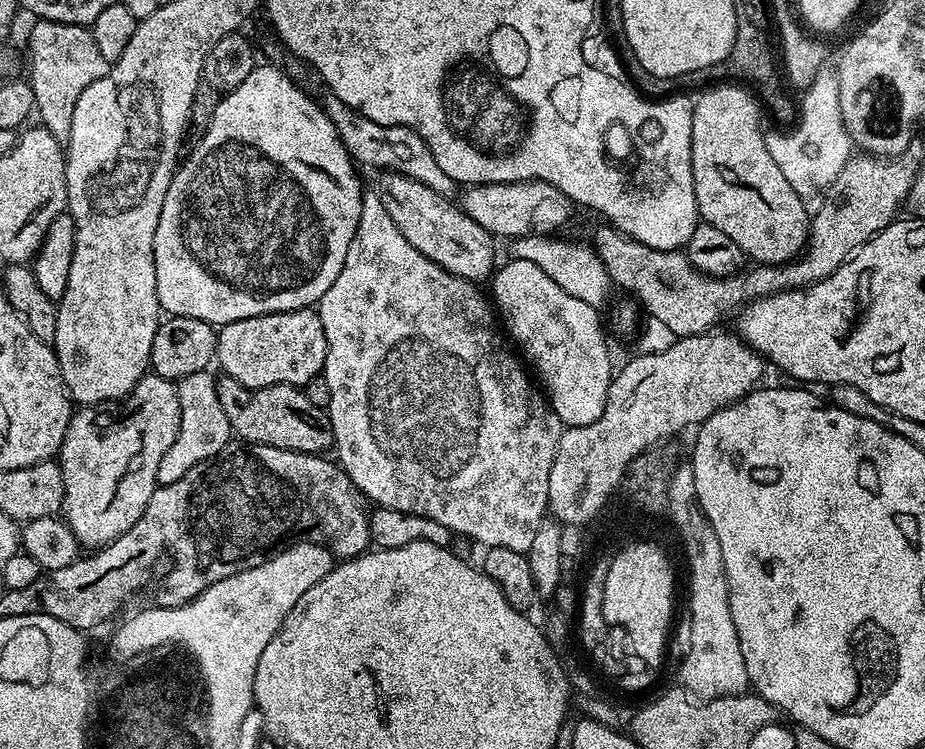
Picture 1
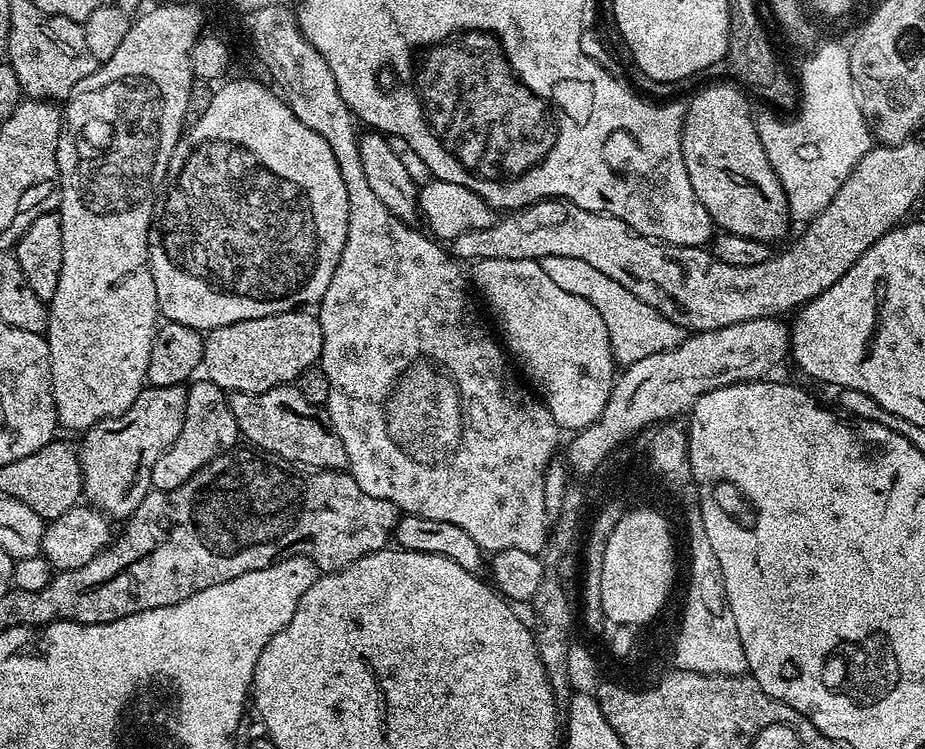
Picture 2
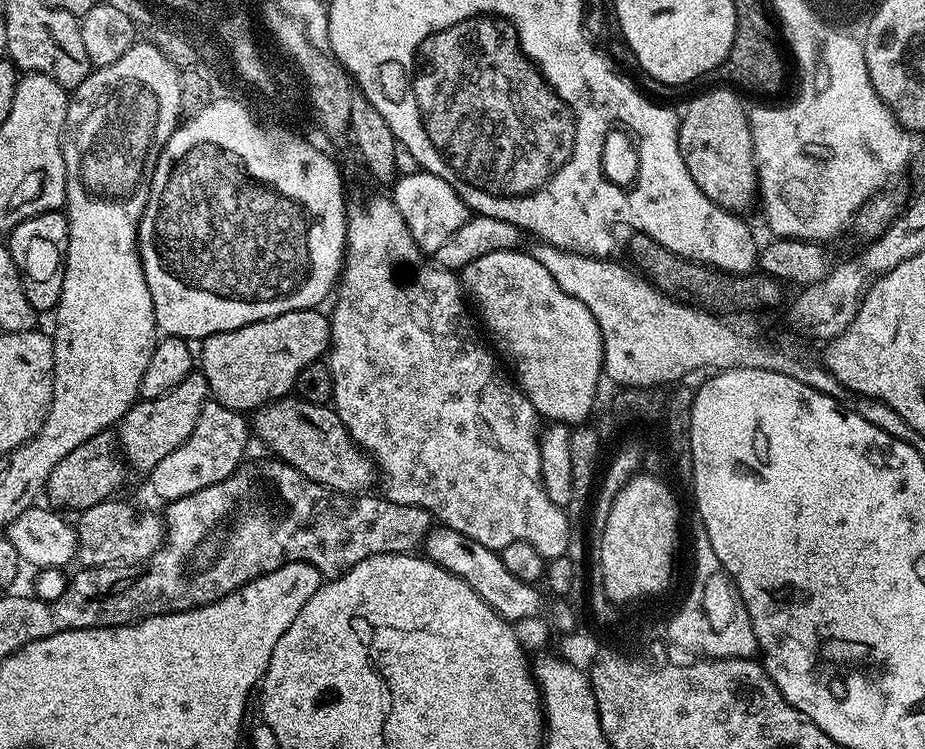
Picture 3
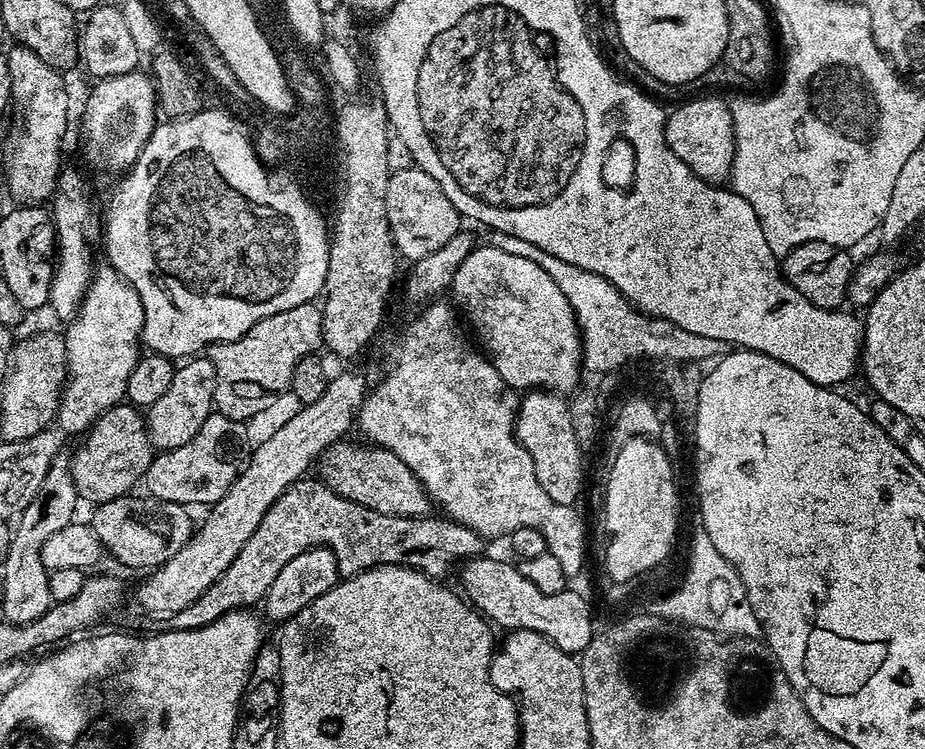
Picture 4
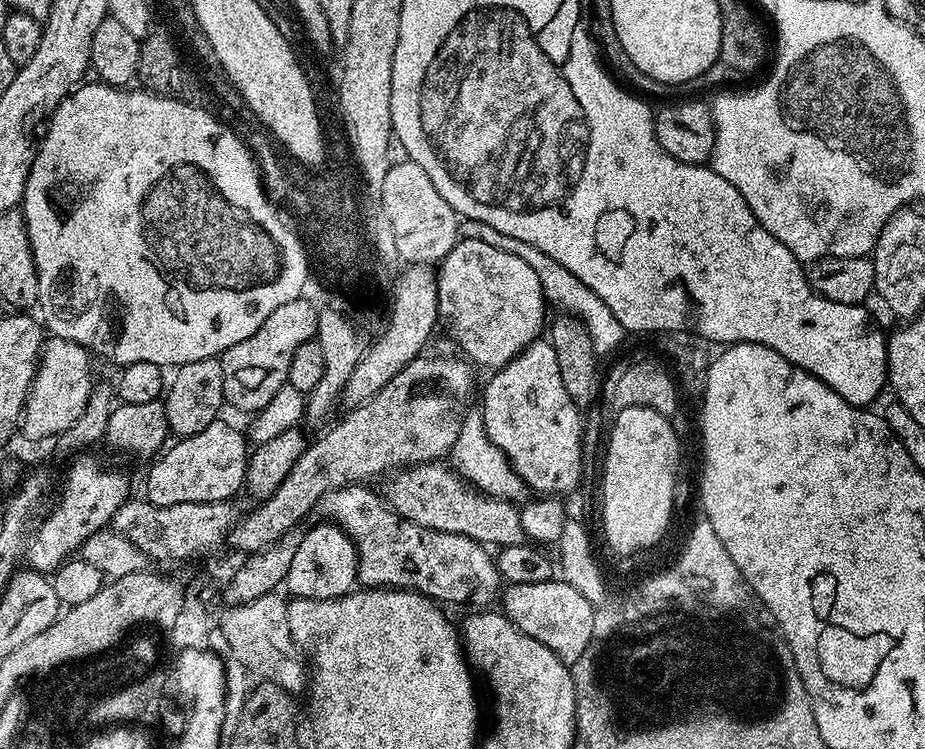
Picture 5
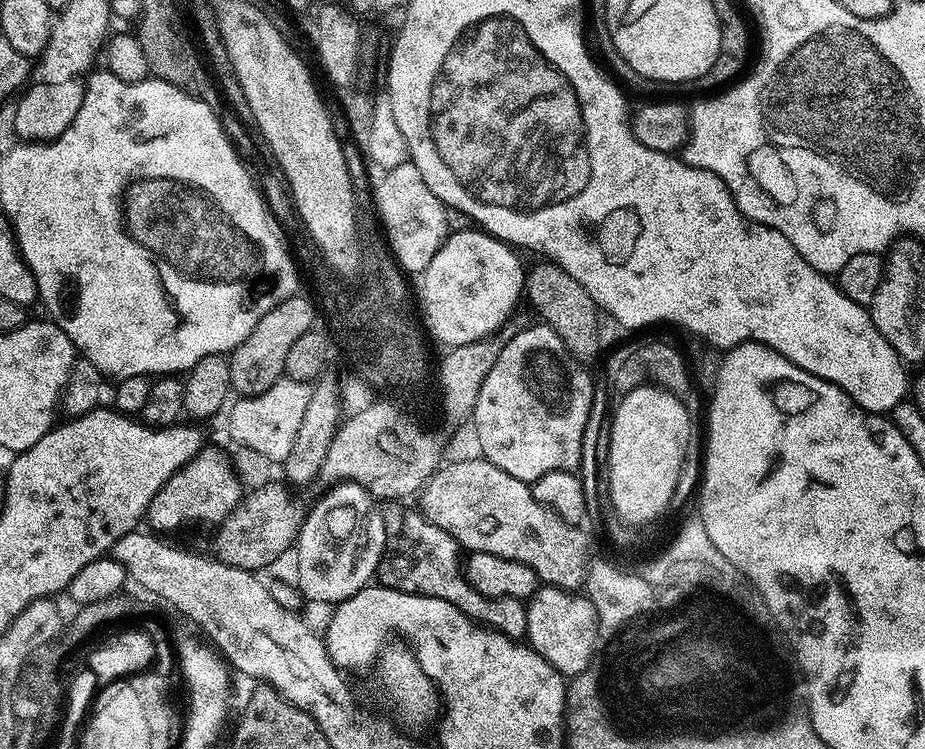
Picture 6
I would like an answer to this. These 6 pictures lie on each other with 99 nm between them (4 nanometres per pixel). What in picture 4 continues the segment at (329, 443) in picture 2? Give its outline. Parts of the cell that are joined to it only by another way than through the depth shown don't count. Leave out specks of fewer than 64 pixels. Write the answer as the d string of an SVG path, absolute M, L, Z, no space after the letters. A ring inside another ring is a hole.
M343 438L325 449L318 461L318 476L322 483L334 490L334 494L350 502L358 502L358 506L378 510L378 514L402 518L429 515L428 491L422 482L418 482L410 466L406 466L406 462L402 462L402 458L390 450L363 443L355 444L352 438Z

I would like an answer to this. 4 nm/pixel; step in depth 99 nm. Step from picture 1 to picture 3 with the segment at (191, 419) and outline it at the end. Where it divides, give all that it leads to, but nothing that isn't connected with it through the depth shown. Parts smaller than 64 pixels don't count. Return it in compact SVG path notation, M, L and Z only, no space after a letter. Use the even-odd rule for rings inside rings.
M209 399L202 406L202 414L198 414L198 422L194 422L194 430L178 446L178 450L170 450L158 466L150 473L152 492L161 502L186 498L186 494L194 494L198 490L206 490L206 486L214 486L230 476L240 464L245 463L244 451L250 440L250 424L245 413L235 412Z

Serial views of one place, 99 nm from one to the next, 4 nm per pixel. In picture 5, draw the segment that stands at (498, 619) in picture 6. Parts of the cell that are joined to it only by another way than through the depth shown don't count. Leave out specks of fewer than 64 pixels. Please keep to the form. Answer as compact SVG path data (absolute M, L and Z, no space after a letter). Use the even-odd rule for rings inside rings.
M363 483L350 484L347 488L326 493L318 505L318 512L324 515L321 517L340 527L354 542L356 555L360 558L358 580L364 588L406 588L420 592L444 606L468 603L476 604L472 606L492 606L495 600L497 603L501 599L502 577L493 553L485 545L465 536L430 530L426 526L403 520L377 493L375 496L368 488L371 487Z

